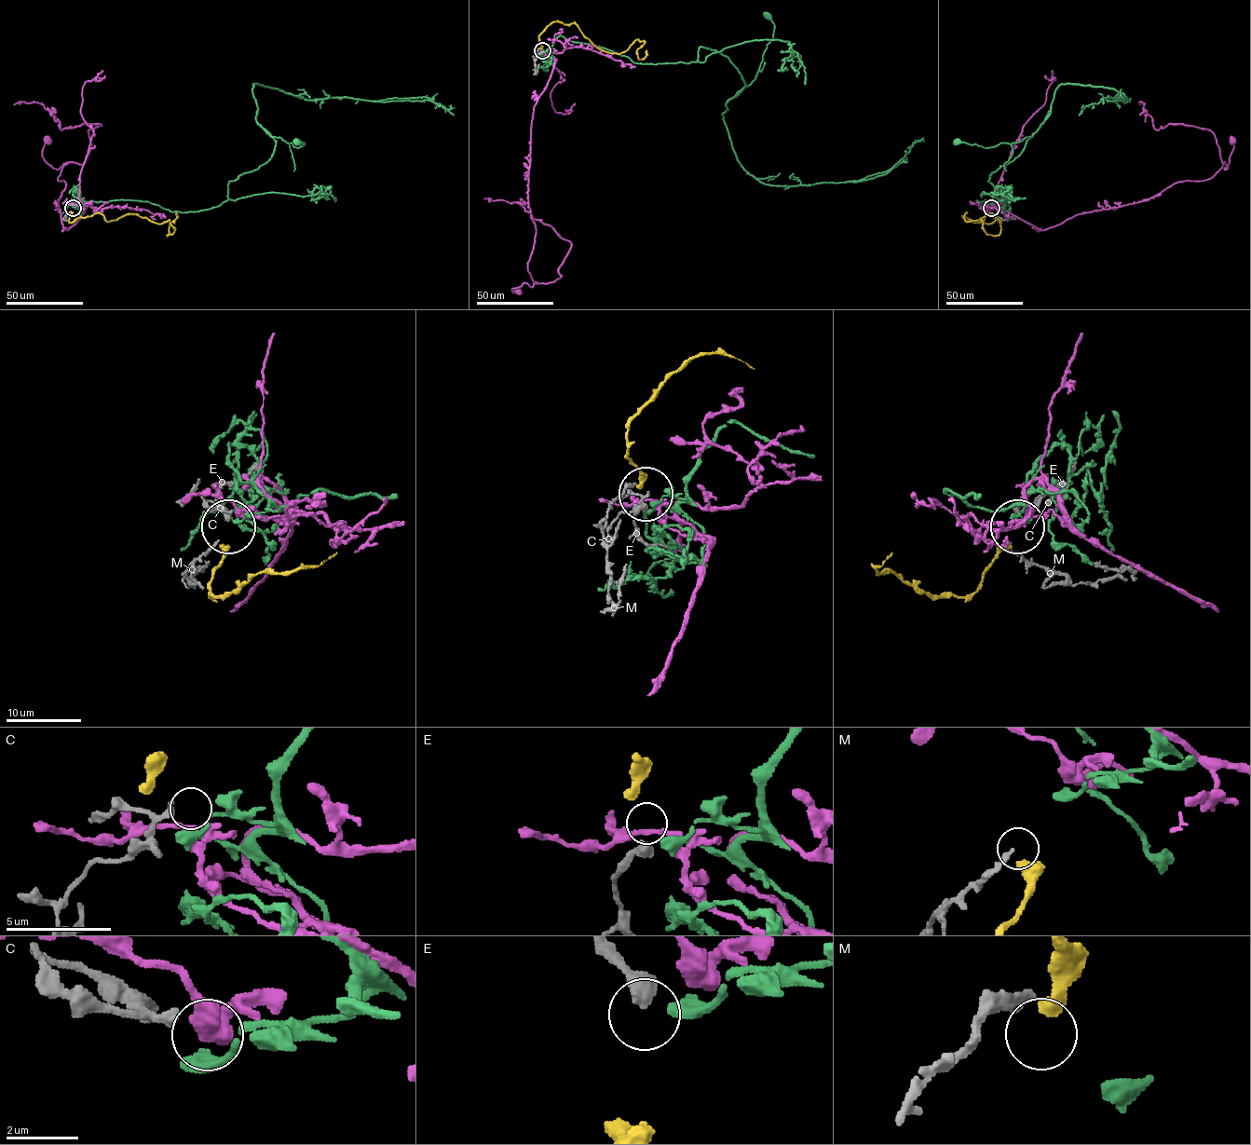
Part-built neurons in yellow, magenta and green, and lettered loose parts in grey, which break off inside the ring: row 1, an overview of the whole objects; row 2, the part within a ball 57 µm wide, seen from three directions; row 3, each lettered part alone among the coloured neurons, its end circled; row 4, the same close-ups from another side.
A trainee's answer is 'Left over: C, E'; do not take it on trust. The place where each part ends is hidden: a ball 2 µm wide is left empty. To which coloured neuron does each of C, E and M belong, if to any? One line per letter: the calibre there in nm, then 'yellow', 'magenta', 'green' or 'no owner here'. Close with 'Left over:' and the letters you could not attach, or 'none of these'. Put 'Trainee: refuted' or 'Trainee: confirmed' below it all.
C: calibre 240 nm; no owner here
E: calibre 550 nm; no owner here
M: calibre 340 nm; no owner here
Left over: C, E, M
Trainee: refuted

